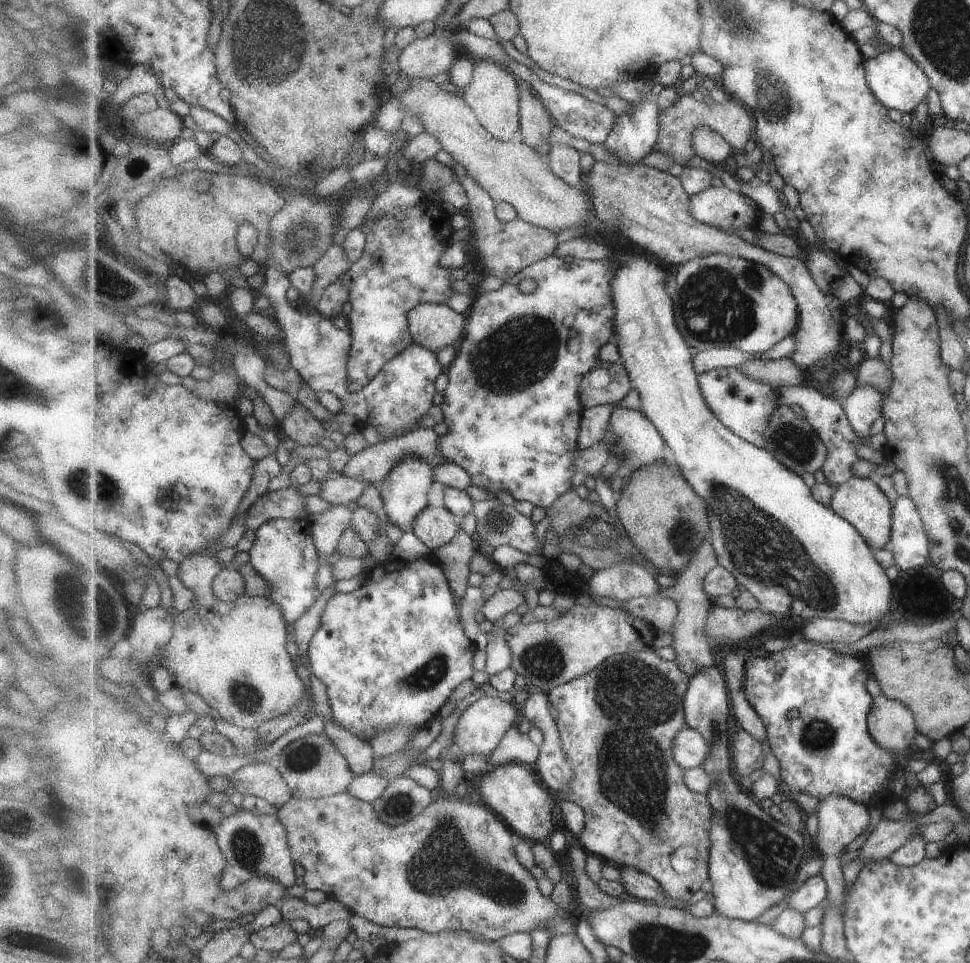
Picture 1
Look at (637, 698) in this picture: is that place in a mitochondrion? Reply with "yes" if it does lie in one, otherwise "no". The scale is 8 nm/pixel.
yes

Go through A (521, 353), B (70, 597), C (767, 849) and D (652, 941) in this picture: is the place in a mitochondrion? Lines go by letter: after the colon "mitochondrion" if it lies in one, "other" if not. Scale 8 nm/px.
A: mitochondrion
B: mitochondrion
C: mitochondrion
D: mitochondrion

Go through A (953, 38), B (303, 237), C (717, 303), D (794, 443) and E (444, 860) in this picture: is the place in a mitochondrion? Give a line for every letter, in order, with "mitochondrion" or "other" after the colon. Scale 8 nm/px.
A: mitochondrion
B: mitochondrion
C: mitochondrion
D: mitochondrion
E: mitochondrion

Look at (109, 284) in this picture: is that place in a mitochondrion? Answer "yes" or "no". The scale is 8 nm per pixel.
yes

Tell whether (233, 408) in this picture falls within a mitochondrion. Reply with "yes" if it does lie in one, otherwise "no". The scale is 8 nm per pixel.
no

